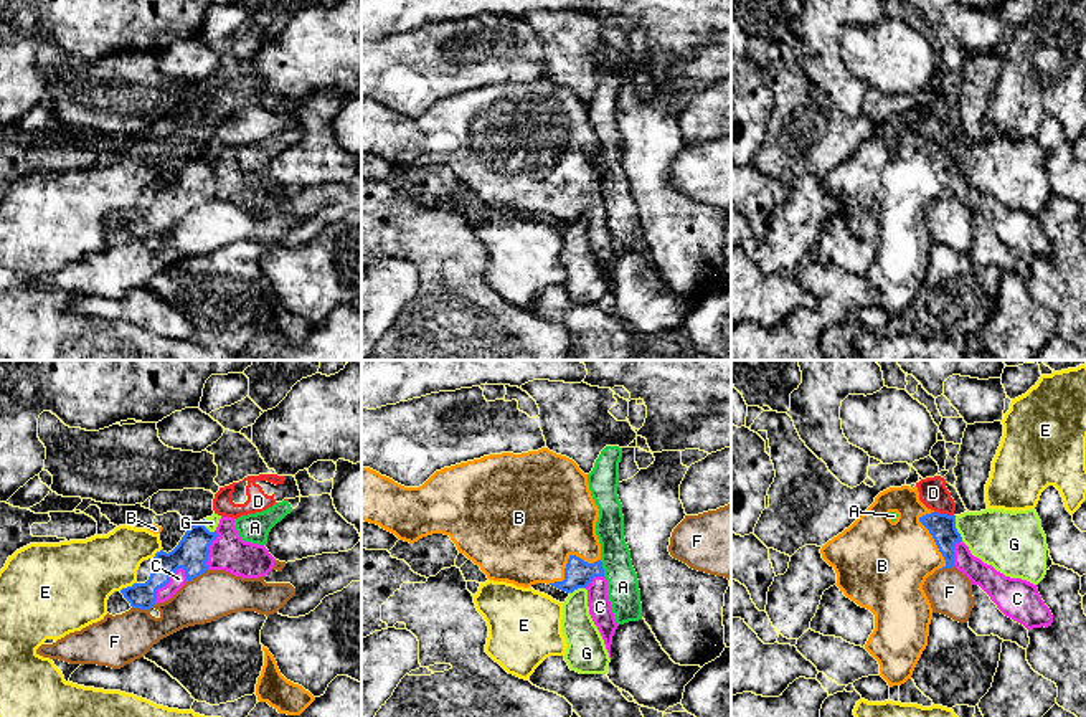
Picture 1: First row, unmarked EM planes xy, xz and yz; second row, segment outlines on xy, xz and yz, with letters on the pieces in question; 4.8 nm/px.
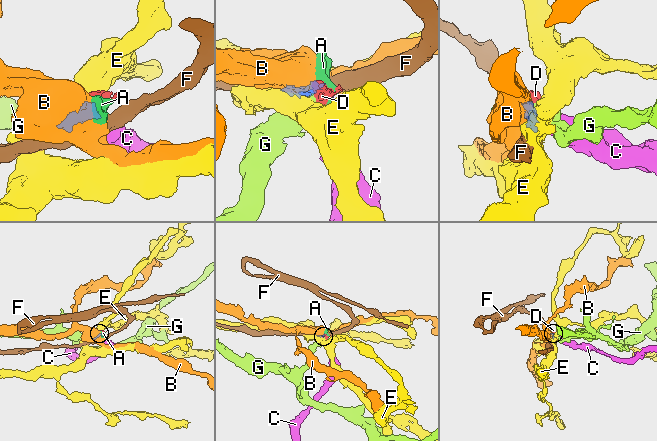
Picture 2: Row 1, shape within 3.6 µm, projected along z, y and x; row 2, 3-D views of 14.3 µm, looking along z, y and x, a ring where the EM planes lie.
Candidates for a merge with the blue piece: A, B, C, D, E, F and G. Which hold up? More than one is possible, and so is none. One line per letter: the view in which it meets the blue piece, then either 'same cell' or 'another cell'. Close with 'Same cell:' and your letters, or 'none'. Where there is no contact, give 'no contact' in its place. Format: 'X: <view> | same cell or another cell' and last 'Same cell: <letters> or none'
A: xz | another cell
B: xz | same cell
C: xy | same cell
D: yz | another cell
E: xy | another cell
F: xy | another cell
G: yz | another cell
Same cell: B, C

